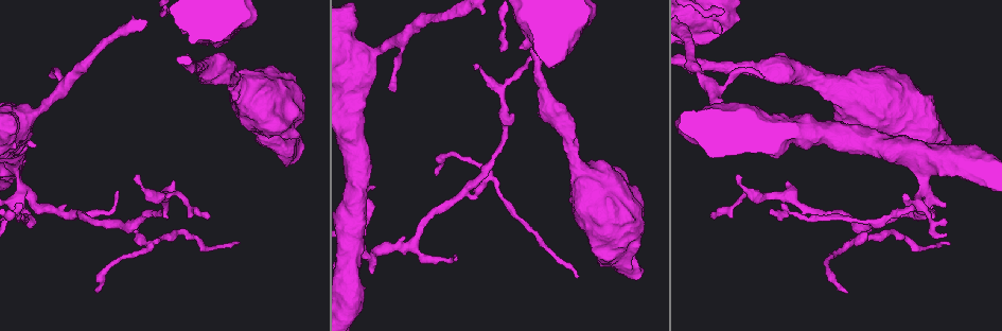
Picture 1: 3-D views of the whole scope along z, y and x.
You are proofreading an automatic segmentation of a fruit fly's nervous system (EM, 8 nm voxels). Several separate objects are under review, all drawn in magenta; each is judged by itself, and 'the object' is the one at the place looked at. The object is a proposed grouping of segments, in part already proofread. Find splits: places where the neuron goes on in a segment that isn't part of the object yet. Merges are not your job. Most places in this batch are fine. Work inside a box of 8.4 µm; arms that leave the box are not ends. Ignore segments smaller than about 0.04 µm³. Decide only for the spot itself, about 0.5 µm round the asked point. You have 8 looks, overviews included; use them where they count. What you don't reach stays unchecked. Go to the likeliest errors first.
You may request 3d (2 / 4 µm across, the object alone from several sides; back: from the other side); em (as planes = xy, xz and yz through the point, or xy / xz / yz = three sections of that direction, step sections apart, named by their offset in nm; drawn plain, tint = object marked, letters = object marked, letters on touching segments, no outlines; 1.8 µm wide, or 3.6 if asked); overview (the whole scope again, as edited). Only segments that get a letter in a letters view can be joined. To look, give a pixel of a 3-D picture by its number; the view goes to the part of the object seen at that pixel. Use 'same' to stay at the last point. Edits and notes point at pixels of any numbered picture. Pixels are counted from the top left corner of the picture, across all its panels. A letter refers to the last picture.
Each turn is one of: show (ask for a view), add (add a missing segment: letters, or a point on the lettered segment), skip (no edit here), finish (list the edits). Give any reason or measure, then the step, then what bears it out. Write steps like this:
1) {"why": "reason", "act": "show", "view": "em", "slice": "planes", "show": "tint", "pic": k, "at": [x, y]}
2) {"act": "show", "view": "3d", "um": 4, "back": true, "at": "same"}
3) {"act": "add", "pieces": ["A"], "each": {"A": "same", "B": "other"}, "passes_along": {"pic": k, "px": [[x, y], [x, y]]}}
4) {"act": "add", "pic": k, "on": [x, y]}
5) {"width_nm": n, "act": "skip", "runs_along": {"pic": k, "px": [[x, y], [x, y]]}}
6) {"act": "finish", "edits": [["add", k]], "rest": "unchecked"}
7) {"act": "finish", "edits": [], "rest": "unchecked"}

{"act": "show", "view": "em", "slice": "planes", "show": "letters", "pic": 1, "at": [718, 32]}

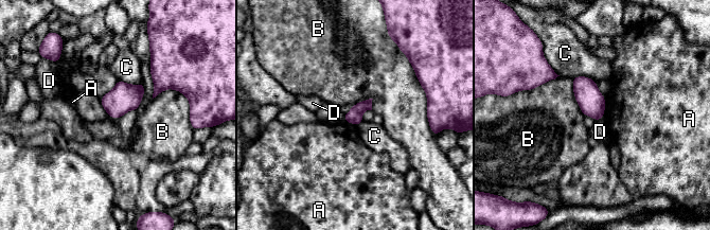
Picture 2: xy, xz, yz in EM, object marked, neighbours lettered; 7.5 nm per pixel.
{"act": "skip", "each": {"A": "other", "B": "other", "C": "other", "D": "other"}, "border": {"pic": 2, "px": [[603, 117], [596, 121]]}, "found": "none of them fits"}

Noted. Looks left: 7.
{"why": "branch stops here", "act": "show", "view": "3d", "um": 4, "pic": 1, "at": [53, 79]}

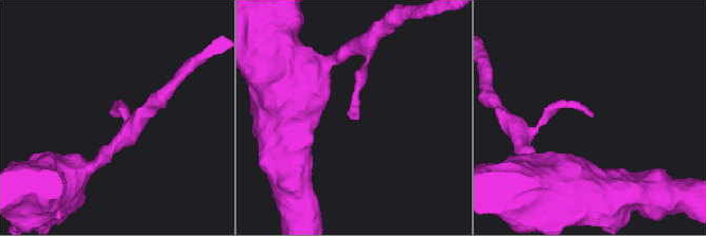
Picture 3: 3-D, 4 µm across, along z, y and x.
{"why": "shape alone is not enough", "act": "show", "view": "em", "slice": "yz", "step": 8, "show": "tint", "pic": 3, "at": [357, 119]}

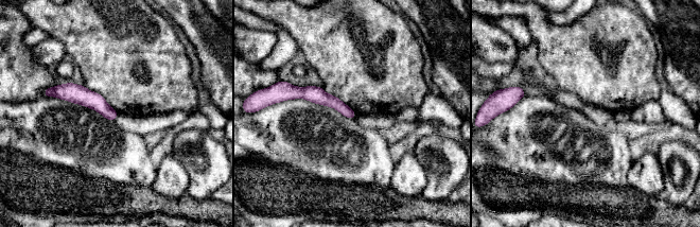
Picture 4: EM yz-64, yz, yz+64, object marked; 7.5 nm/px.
{"act": "show", "view": "em", "slice": "planes", "show": "letters", "at": "same"}

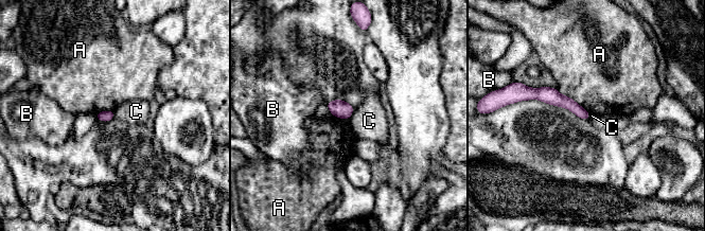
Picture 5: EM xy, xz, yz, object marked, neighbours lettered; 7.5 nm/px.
{"act": "skip", "each": {"A": "other", "B": "other", "C": "other"}, "border": {"pic": 5, "px": [[354, 110], [348, 119]]}, "found": "no lettered segment goes on from it"}

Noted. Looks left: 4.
{"why": "two arms in line, one across", "act": "show", "view": "3d", "um": 4, "pic": 1, "at": [128, 227]}

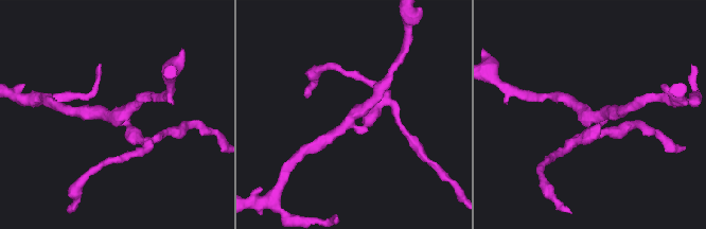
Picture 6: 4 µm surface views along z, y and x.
{"act": "show", "view": "em", "slice": "planes", "show": "letters", "pic": 6, "at": [111, 119]}

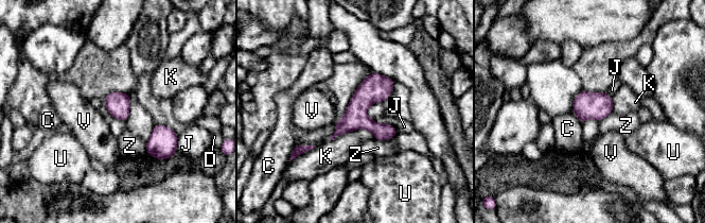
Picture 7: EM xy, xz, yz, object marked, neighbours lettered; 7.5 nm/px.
{"act": "skip", "each": {"C": "other", "D": "other", "J": "other", "K": "other", "U": "other", "V": "other", "Z": "other"}, "border": {"pic": 7, "px": [[397, 133], [390, 138], [374, 139]]}, "found": "none of them fits"}

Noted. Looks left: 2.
{"why": "tapers out", "act": "show", "view": "em", "slice": "xz", "step": 4, "show": "letters", "pic": 1, "at": [96, 291]}

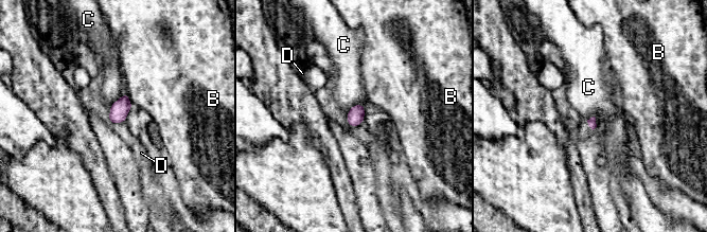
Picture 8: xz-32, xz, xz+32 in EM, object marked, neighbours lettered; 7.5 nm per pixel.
{"act": "skip", "each": {"B": "other", "C": "other", "D": "other"}, "border": {"pic": 8, "px": [[365, 108], [355, 104], [347, 113]]}, "found": "none of them fits"}

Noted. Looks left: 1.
{"act": "finish", "edits": [], "rest": "unchecked"}

